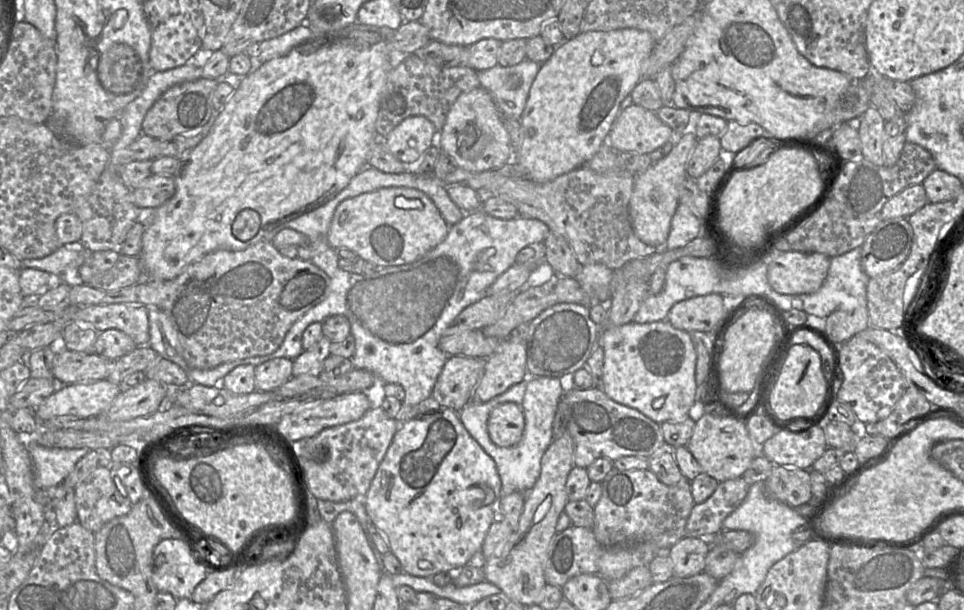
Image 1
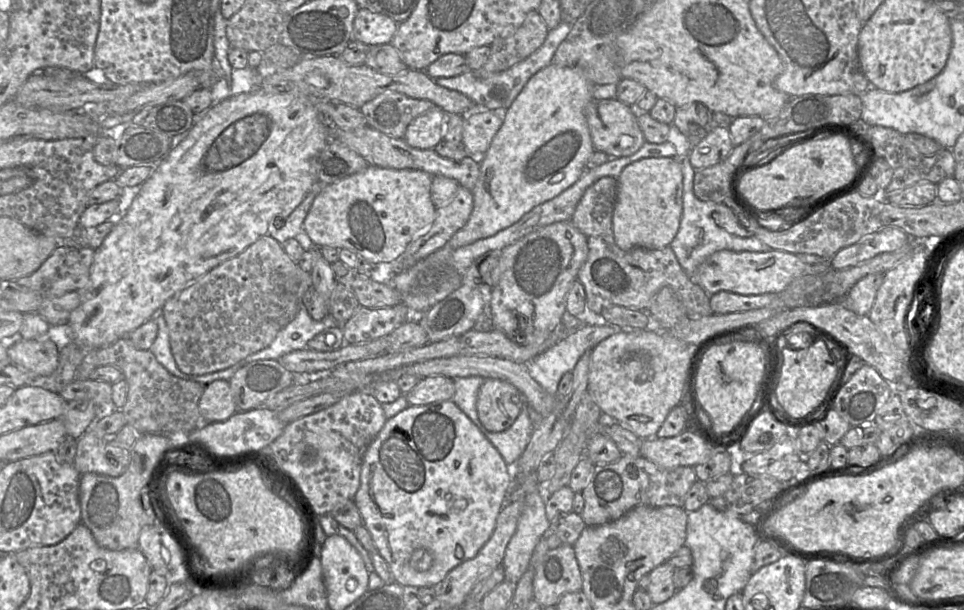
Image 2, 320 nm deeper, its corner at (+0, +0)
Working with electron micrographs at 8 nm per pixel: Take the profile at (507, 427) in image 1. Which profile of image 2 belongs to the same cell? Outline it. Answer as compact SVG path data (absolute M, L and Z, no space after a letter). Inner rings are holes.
M485 379L477 397L480 422L490 432L502 432L517 419L525 406L522 393L510 382Z

